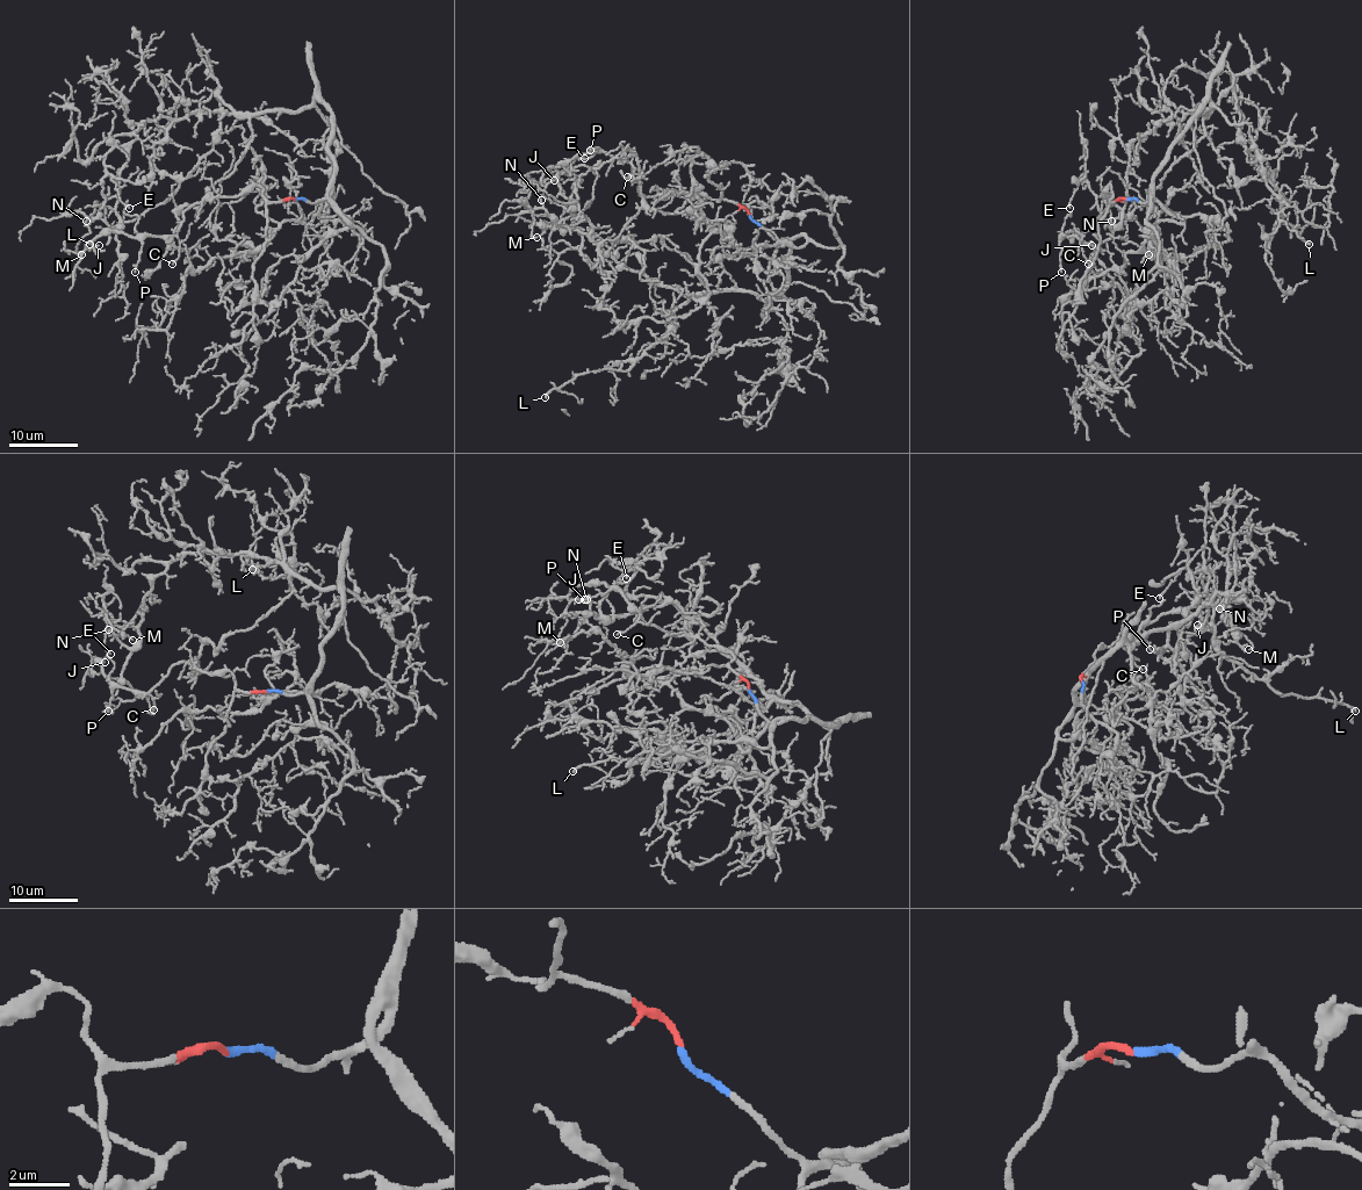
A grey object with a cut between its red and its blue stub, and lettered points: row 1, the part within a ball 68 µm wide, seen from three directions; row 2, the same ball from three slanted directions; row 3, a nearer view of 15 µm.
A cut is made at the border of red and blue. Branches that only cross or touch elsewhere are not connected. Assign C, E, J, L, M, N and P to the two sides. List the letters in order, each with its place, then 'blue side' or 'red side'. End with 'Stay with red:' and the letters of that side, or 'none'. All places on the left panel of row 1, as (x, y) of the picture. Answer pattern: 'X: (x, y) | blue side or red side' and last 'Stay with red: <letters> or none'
C: (172, 264) | red side
E: (129, 208) | blue side
J: (99, 245) | red side
L: (89, 244) | blue side
M: (81, 254) | blue side
N: (86, 221) | blue side
P: (135, 272) | red side
Stay with red: C, J, P

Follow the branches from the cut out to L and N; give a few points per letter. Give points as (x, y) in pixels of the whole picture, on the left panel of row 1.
L: (294, 199), (330, 192), (332, 113), (316, 99), (236, 113), (218, 87), (214, 148), (164, 202), (91, 245)
N: (294, 199), (330, 192), (332, 113), (316, 99), (297, 112), (149, 120), (120, 192), (85, 221)

